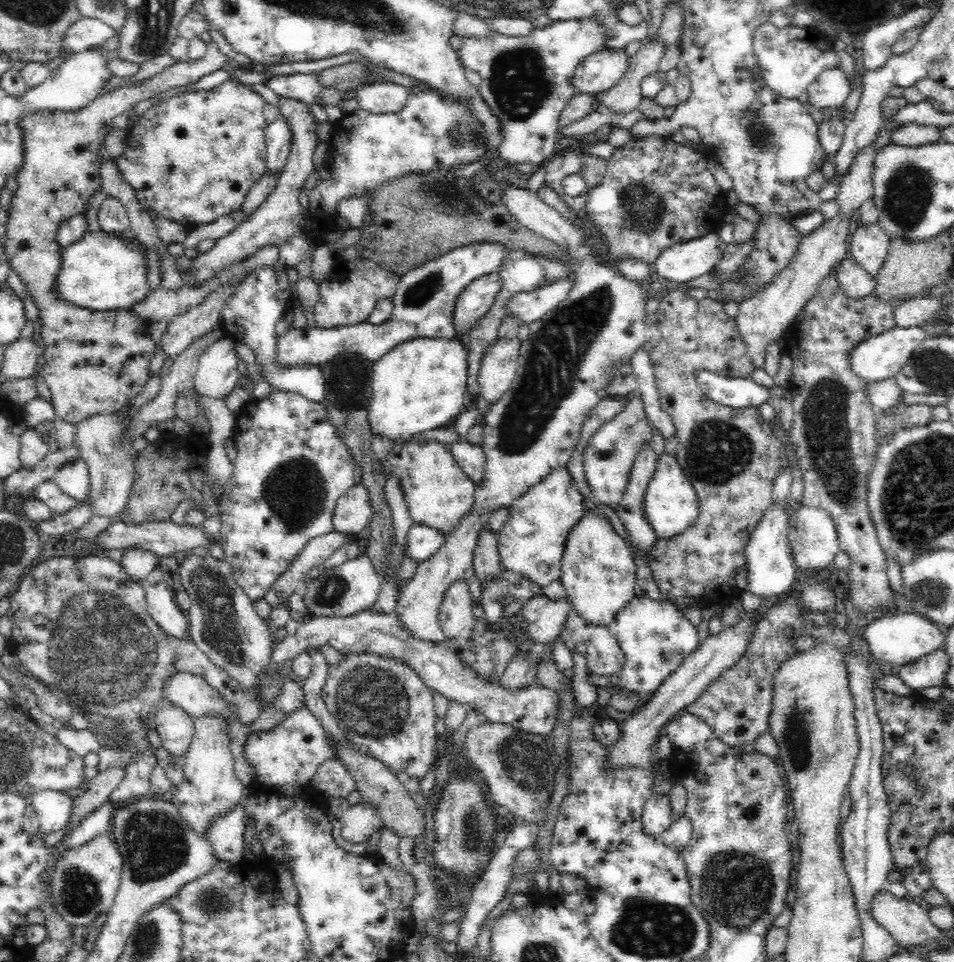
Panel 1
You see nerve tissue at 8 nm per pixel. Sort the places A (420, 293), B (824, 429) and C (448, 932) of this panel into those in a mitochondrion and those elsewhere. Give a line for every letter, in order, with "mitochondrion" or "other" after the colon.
A: mitochondrion
B: mitochondrion
C: other

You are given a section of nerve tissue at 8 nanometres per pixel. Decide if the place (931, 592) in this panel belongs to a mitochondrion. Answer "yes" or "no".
yes

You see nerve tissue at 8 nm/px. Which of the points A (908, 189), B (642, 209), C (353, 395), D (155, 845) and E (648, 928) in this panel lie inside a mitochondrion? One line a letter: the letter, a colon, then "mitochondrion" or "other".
A: mitochondrion
B: mitochondrion
C: mitochondrion
D: mitochondrion
E: mitochondrion

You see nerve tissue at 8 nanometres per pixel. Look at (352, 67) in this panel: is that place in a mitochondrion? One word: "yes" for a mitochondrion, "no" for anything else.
no

